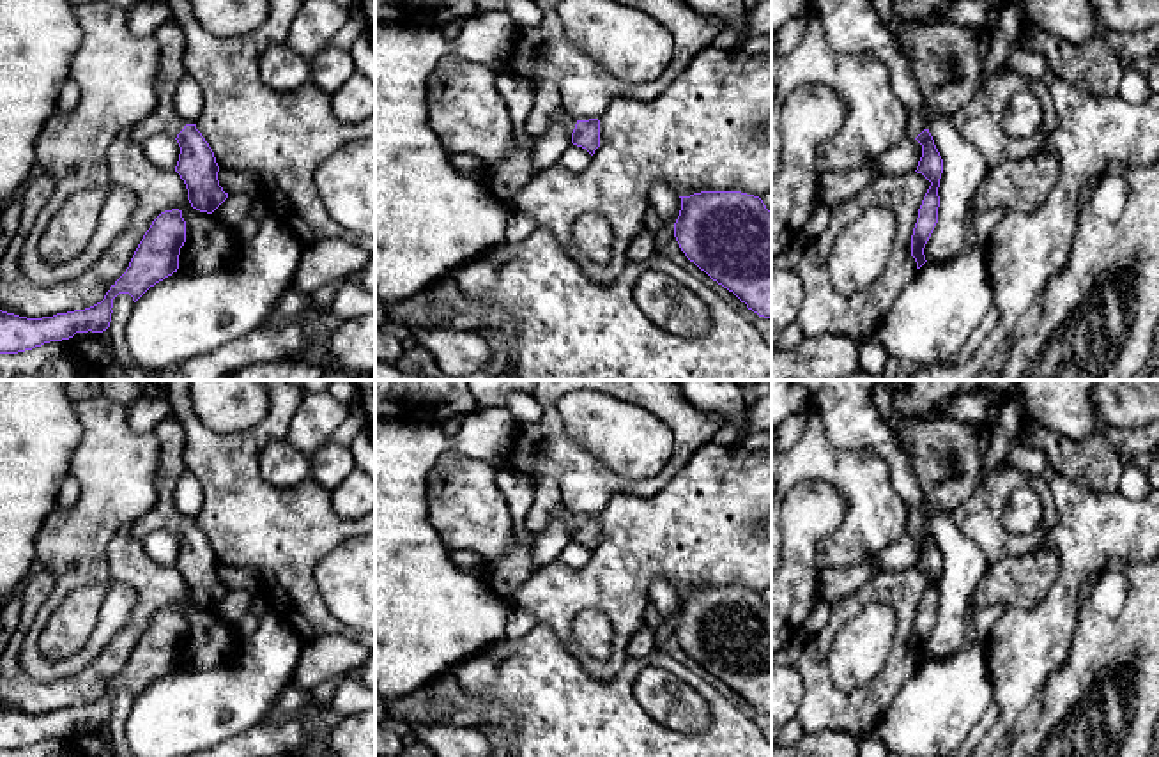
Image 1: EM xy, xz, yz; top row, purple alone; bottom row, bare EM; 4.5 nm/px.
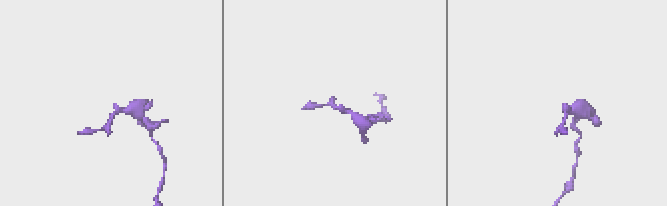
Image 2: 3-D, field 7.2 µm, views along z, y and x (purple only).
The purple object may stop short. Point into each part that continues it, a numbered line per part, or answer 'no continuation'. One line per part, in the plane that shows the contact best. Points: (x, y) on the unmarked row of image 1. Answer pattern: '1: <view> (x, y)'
1: xy (170, 435)

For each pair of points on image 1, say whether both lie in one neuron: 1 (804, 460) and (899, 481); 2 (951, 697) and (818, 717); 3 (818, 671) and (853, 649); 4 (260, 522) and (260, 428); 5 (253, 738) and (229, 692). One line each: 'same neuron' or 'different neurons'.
1: different neurons
2: different neurons
3: different neurons
4: same neuron
5: different neurons

